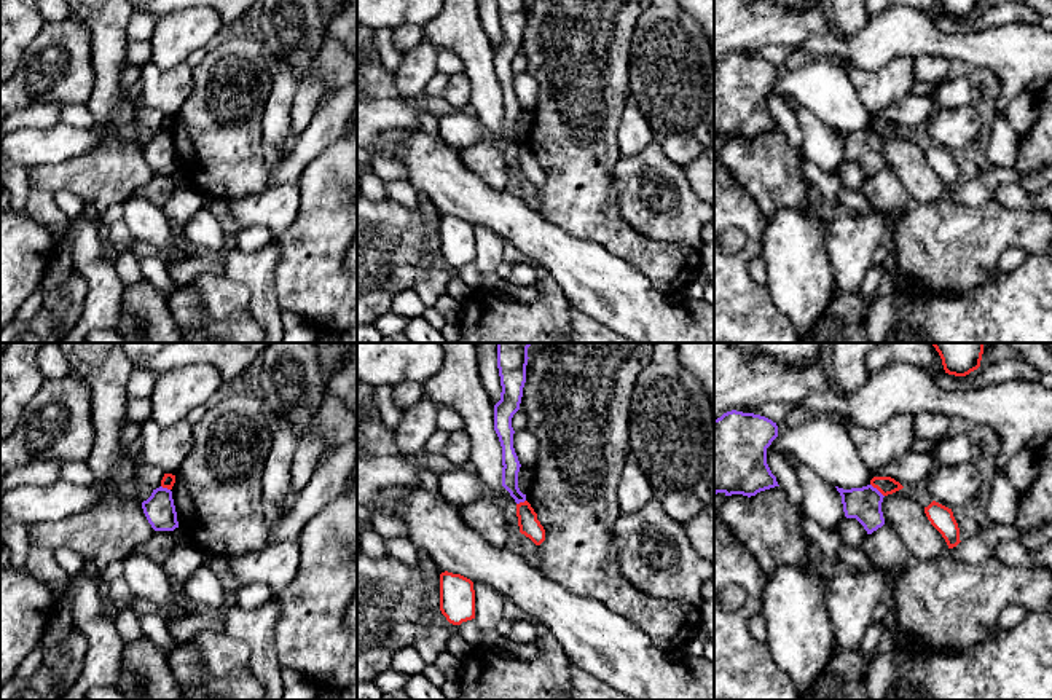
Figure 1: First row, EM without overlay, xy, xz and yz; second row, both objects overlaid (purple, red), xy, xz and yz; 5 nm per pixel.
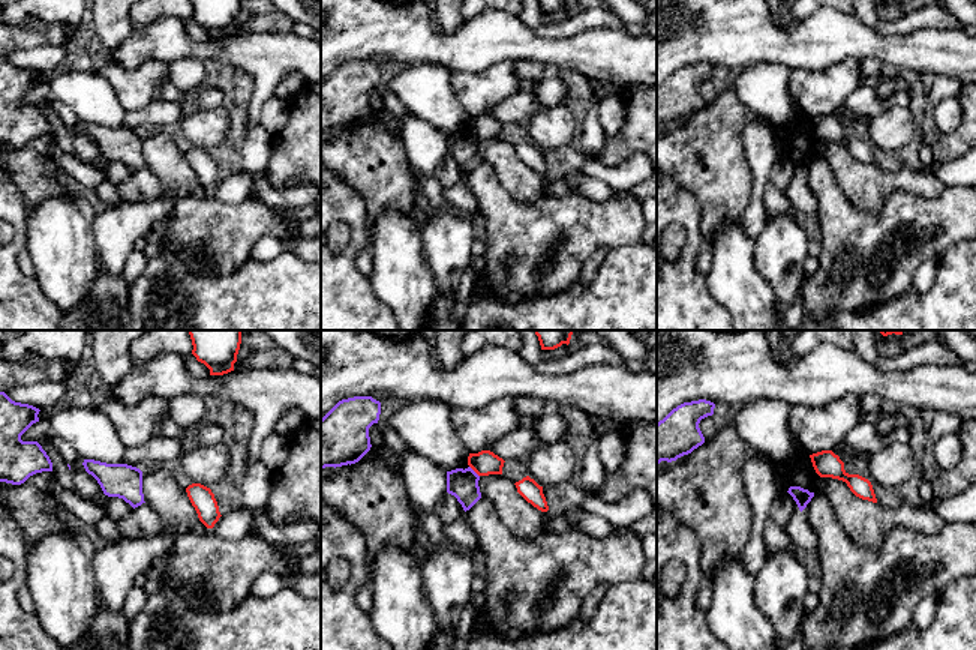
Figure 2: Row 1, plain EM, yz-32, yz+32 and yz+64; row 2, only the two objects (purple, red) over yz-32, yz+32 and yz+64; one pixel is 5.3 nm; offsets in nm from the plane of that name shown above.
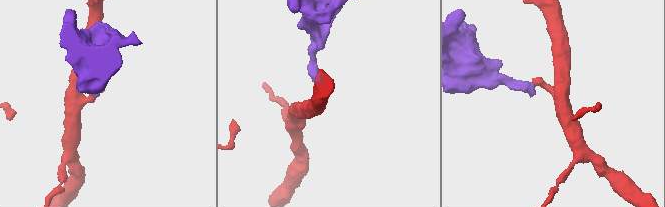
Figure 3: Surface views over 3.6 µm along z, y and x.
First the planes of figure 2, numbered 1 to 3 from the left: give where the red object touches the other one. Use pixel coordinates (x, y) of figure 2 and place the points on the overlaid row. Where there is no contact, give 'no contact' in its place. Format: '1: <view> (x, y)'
1: no contact
2: yz+32 (474, 472)
3: no contact

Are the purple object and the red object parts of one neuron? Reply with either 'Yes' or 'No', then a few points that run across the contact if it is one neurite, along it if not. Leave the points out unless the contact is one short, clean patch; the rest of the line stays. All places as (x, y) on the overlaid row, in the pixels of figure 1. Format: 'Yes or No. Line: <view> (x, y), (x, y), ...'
No. Line: yz (871, 483), (883, 496)

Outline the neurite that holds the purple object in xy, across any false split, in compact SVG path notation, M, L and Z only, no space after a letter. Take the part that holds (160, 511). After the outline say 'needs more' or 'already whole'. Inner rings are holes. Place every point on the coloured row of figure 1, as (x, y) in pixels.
M167 488L153 490L142 502L143 513L155 531L174 531L179 528L172 491Z; already whole

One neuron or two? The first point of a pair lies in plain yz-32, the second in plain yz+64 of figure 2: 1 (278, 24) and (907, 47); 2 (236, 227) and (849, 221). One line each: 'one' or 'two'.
1: two
2: one

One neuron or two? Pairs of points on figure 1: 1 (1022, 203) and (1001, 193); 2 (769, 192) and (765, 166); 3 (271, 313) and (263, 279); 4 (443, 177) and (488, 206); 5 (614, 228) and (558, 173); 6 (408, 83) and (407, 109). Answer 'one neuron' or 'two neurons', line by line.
1: one neuron
2: one neuron
3: one neuron
4: one neuron
5: one neuron
6: two neurons

